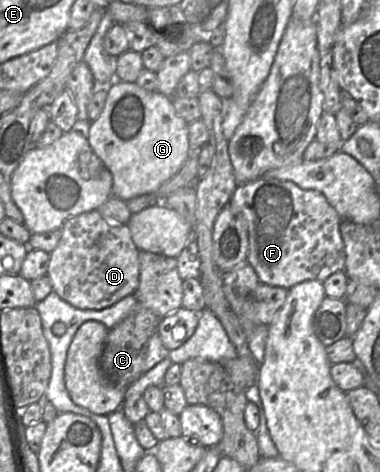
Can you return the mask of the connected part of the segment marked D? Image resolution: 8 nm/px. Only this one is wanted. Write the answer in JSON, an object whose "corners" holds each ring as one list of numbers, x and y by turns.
{"corners":[[97,211,84,212,69,218,61,227,62,236,50,253,47,276,64,301,82,310,108,308,128,295,134,295,139,285,139,249,135,246,128,225,106,221]]}

